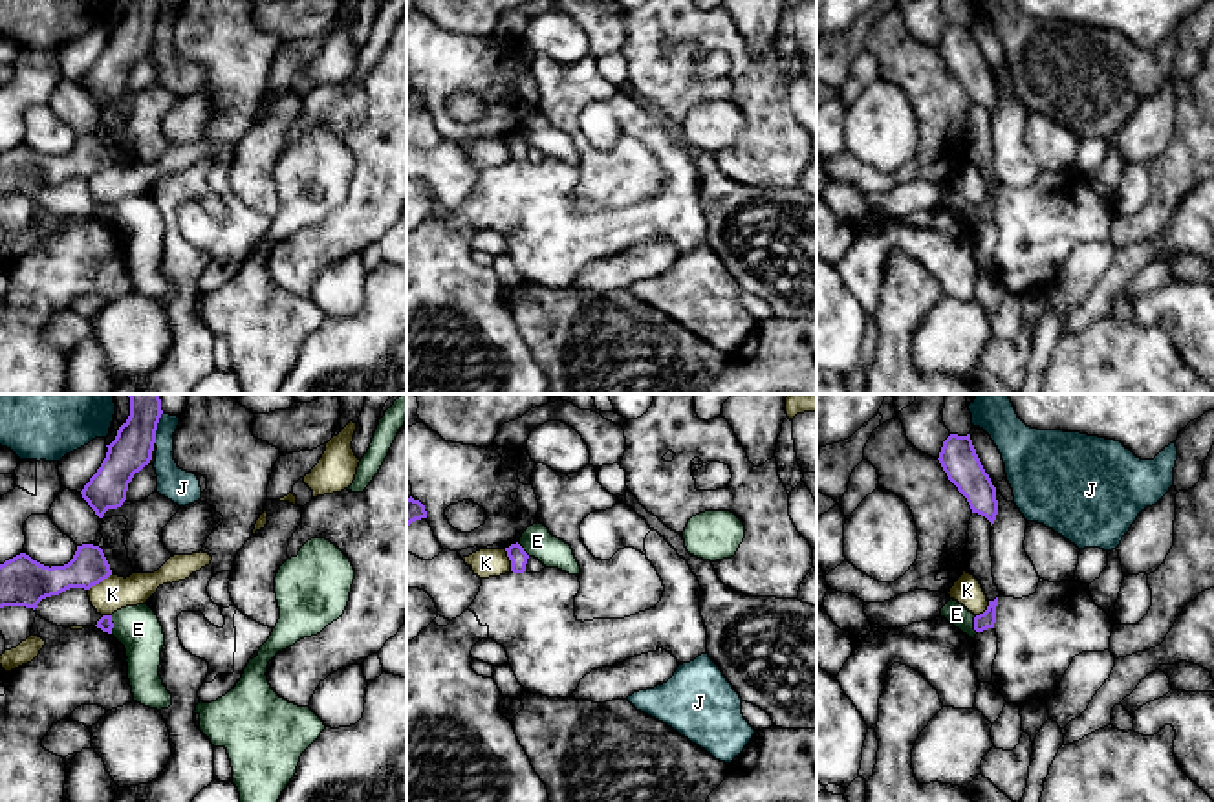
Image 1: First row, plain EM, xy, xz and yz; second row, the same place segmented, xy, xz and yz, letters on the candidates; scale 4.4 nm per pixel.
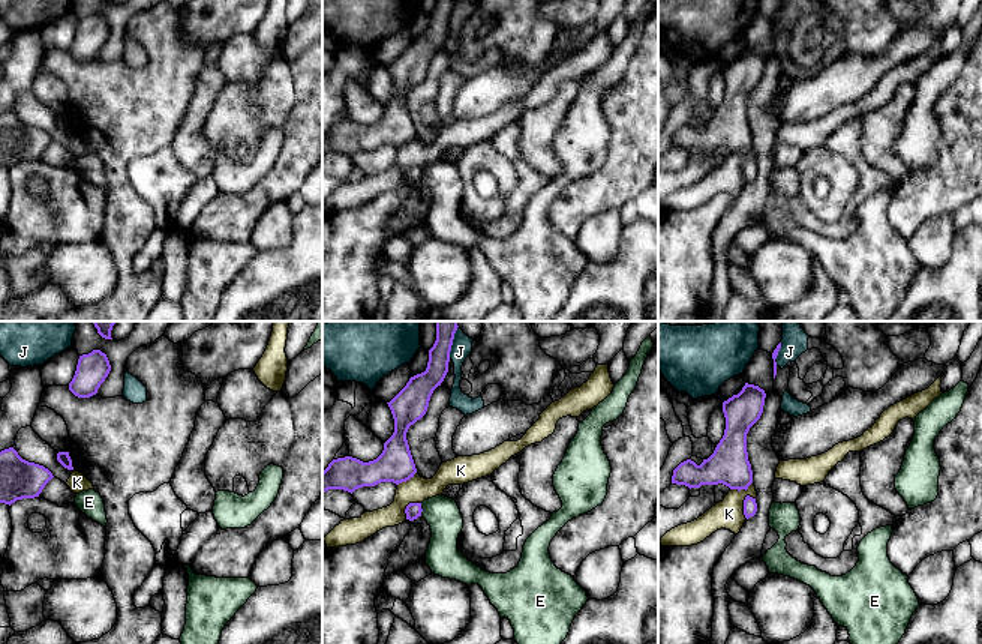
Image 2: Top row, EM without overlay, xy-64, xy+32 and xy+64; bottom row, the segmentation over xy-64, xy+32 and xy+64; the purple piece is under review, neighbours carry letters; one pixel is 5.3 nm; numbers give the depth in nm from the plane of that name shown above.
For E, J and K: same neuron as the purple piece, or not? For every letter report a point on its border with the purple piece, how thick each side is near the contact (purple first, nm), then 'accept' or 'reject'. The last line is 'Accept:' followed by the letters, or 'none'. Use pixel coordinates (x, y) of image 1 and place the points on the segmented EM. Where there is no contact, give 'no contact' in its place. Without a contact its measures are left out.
E: xy (112, 625) | 70/200 nm | reject
J: xy (156, 427) | 180/130 nm | reject
K: xy (99, 581) | 160/150 nm | reject
Accept: none

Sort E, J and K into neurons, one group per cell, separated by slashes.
E / J / K

